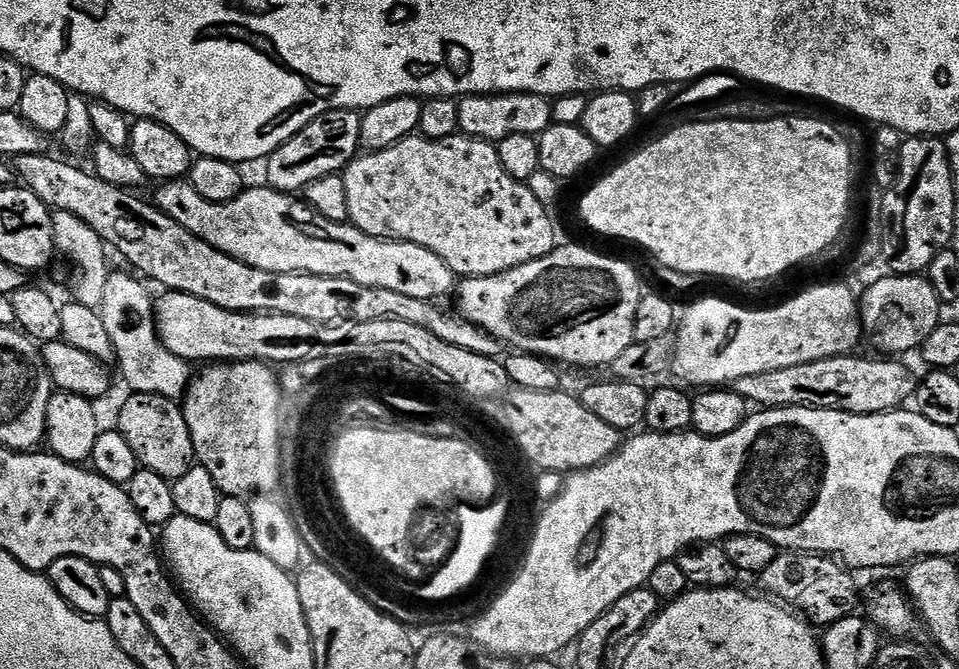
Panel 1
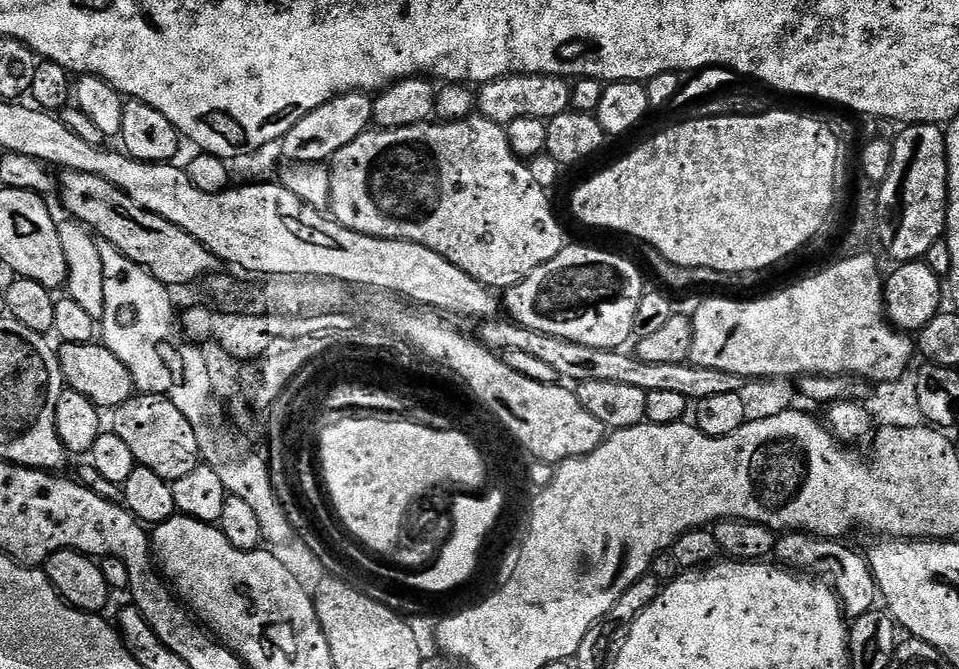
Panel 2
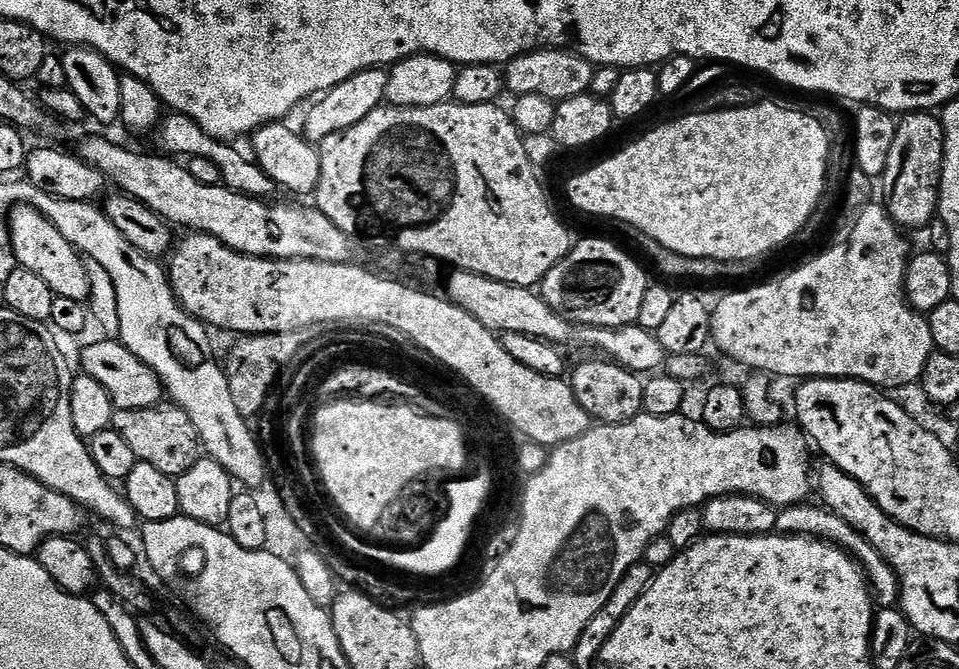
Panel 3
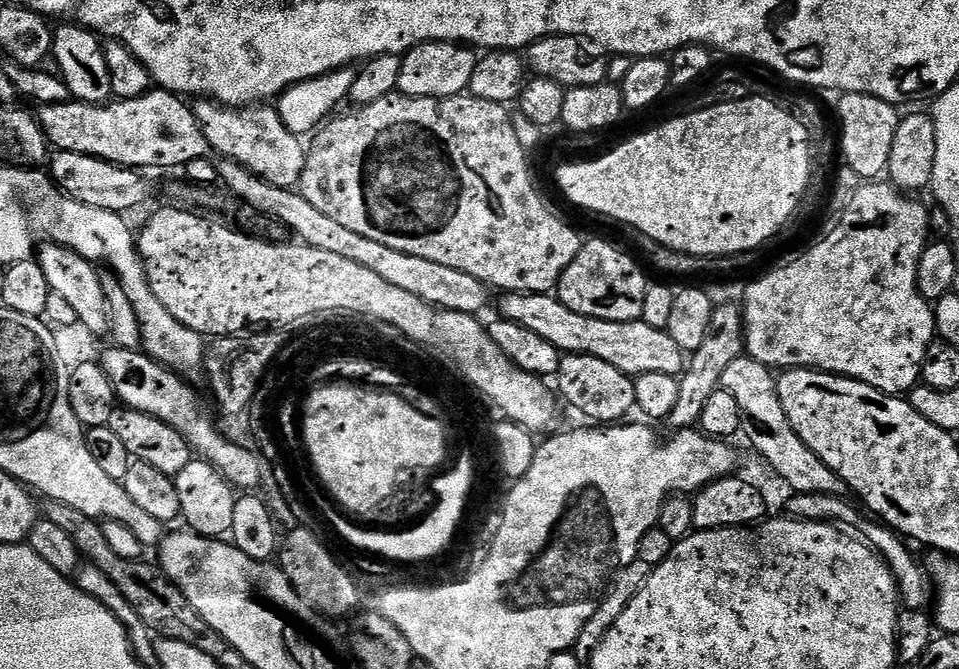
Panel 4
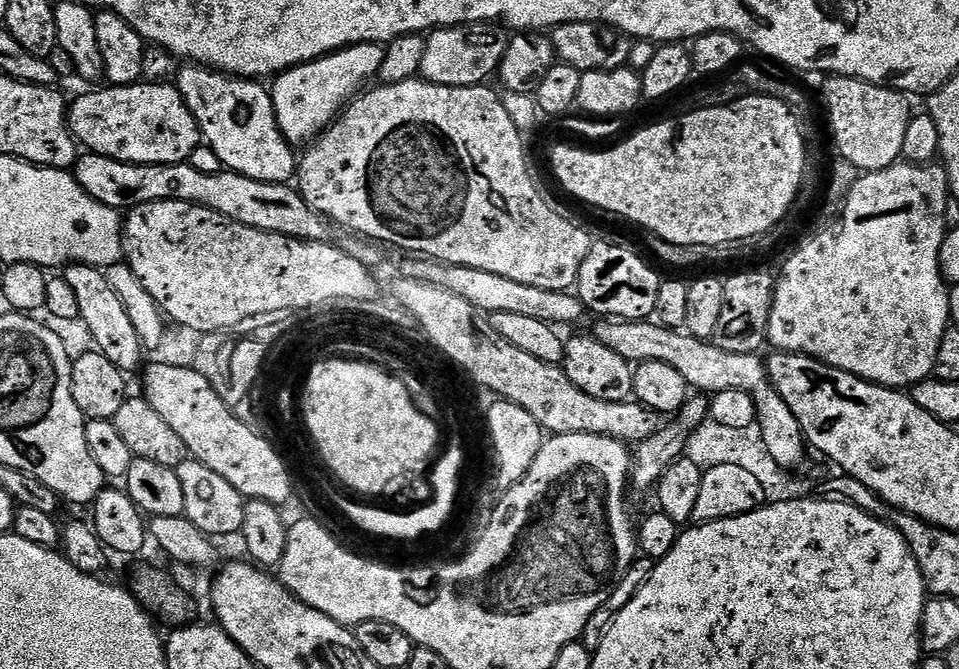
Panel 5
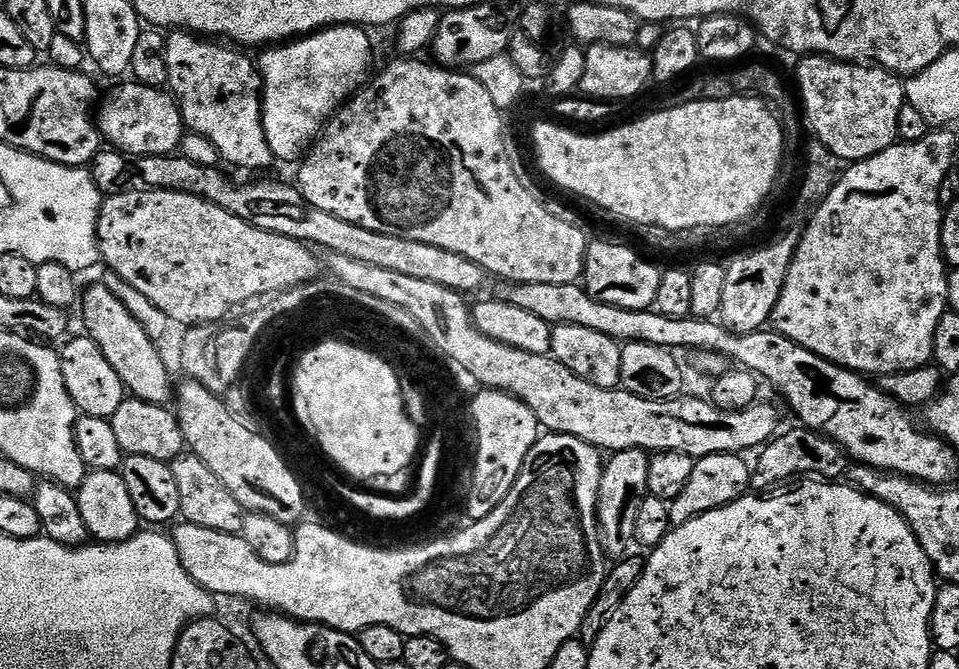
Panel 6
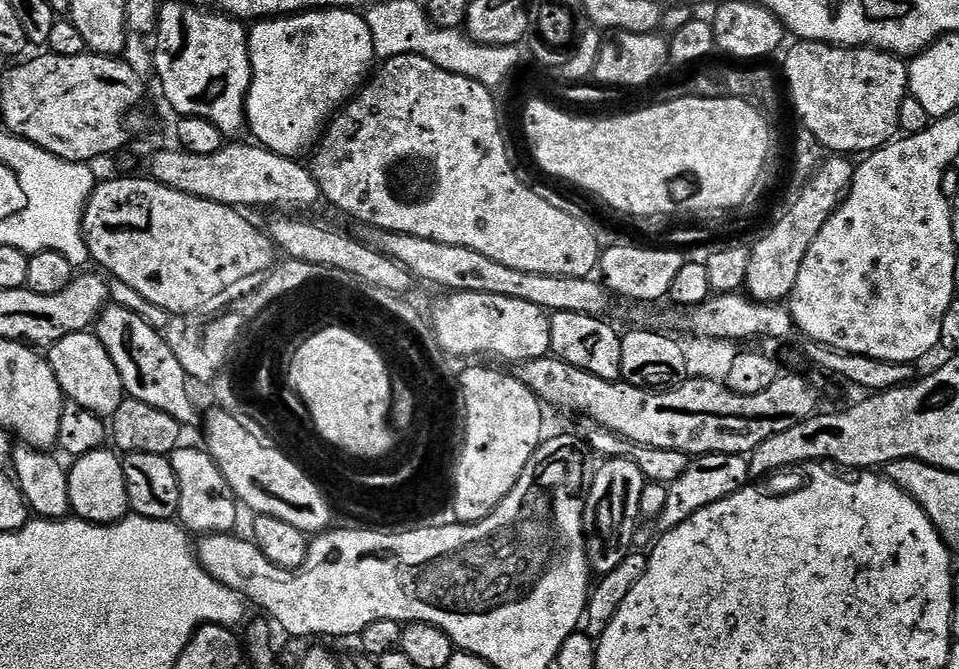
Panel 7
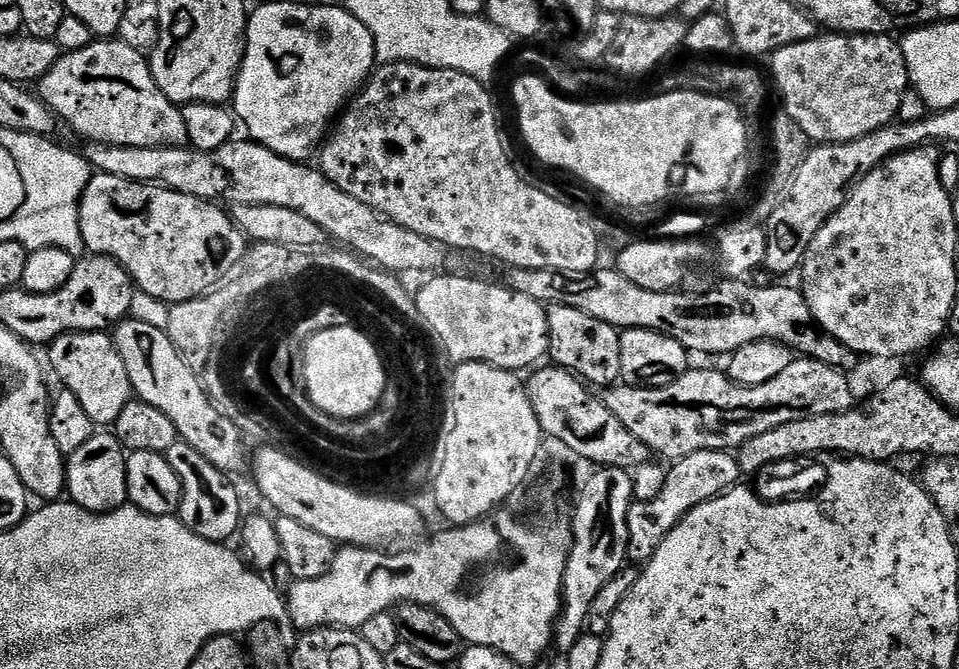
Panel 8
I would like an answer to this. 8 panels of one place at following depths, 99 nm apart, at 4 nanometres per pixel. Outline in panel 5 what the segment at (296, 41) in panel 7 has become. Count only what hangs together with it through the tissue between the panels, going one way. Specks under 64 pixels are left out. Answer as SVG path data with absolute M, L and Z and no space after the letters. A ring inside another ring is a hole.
M351 44L279 73L271 81L270 91L276 124L288 143L299 146L315 141L337 119L341 109L369 83L367 80L379 73L383 57L384 48L379 44Z

